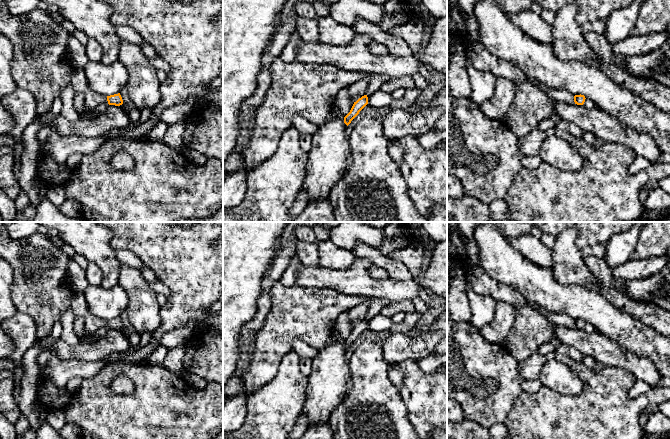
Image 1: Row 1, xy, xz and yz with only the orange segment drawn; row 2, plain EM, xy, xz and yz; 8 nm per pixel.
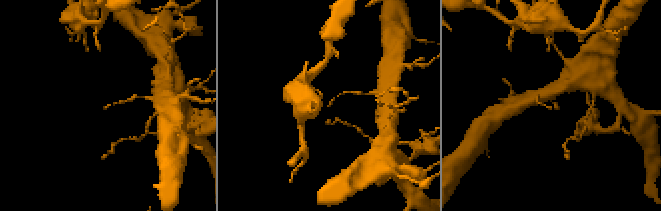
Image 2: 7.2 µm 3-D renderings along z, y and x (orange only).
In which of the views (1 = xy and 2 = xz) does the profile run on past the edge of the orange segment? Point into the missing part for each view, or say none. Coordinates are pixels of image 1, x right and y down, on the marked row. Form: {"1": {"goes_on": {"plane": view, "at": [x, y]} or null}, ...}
{"1": {"goes_on": {"plane": "xy", "at": [78, 79]}}, "2": {"goes_on": null}}

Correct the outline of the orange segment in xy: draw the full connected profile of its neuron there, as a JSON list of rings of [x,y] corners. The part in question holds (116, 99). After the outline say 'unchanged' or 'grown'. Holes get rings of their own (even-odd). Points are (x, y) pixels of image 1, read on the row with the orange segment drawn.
[[[76,68],[70,74],[71,86],[75,91],[76,96],[80,93],[84,94],[85,110],[93,110],[95,106],[108,103],[109,105],[120,106],[123,104],[120,93],[104,96],[99,93],[93,92],[86,81],[86,76],[83,68]]]; grown

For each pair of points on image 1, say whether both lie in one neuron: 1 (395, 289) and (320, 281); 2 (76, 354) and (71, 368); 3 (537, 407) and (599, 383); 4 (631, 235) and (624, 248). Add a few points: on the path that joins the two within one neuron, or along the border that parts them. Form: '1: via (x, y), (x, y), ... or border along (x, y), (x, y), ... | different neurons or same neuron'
1: via (376, 289), (357, 281), (339, 281) | same neuron
2: border along (55, 355), (61, 359), (90, 361), (98, 359) | different neurons
3: via (552, 407), (575, 407), (584, 398) | same neuron
4: via (629, 238), (624, 245) | same neuron

